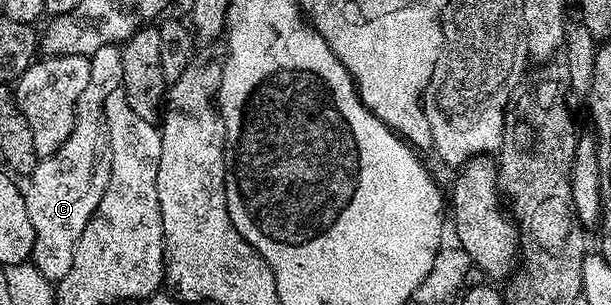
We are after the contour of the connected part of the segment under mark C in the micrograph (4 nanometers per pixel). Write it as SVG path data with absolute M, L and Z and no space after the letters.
M114 44L99 48L89 58L91 80L79 96L77 123L67 136L63 148L51 156L40 159L32 174L24 183L27 216L31 216L31 228L35 228L35 244L31 263L49 283L56 284L71 272L71 260L75 260L75 244L83 236L83 228L91 220L107 180L111 180L111 156L109 129L105 123L105 101L113 90L122 89L123 56L121 46Z

